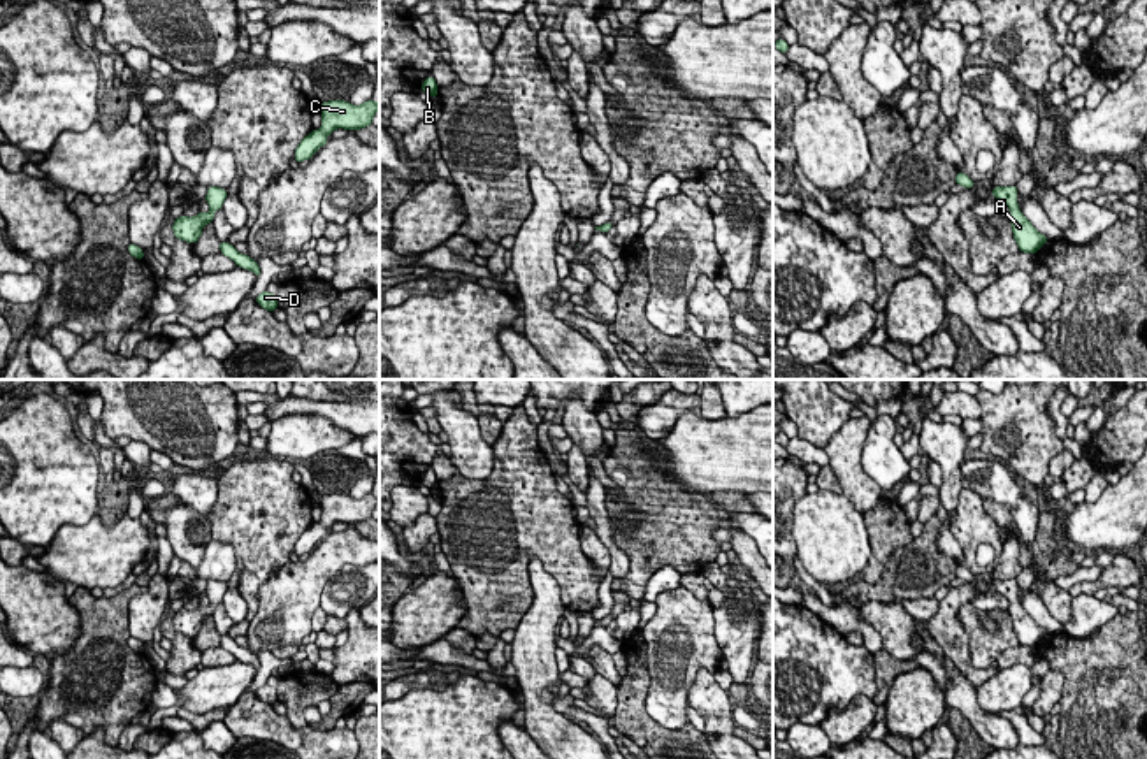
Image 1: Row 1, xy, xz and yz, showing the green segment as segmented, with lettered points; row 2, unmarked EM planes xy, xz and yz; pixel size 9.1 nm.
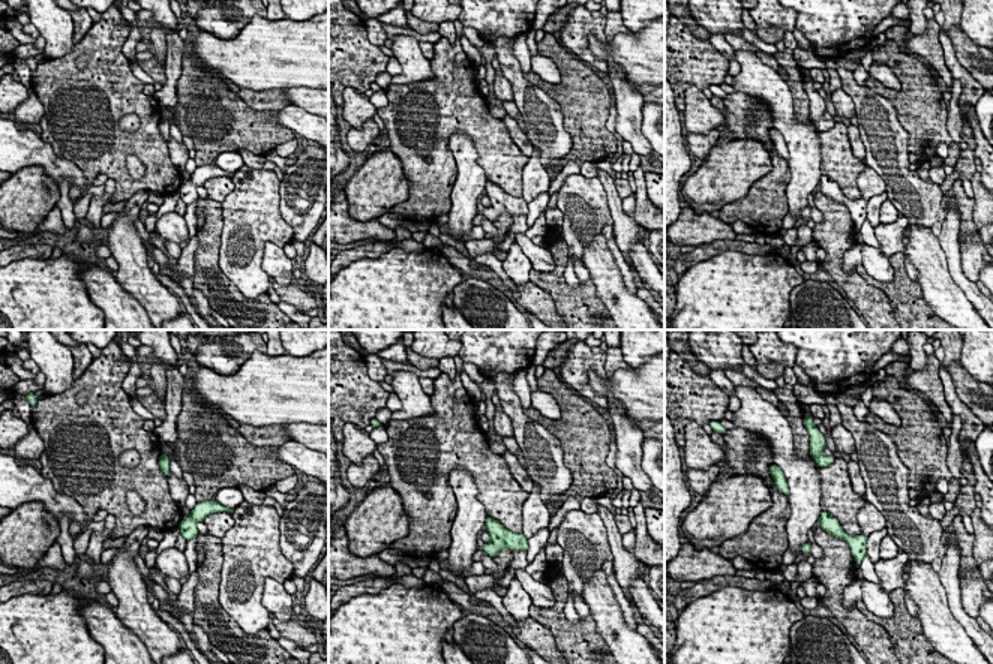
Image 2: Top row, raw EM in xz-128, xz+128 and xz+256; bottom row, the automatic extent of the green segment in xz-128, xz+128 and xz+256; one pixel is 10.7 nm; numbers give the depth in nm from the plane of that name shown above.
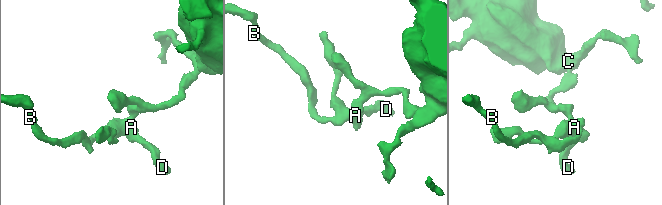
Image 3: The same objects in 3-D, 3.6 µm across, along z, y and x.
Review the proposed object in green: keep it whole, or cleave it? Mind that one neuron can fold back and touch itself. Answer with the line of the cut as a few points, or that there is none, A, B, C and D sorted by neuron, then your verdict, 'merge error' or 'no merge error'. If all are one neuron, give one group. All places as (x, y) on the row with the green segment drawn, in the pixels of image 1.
no cut; A B C D; no merge error

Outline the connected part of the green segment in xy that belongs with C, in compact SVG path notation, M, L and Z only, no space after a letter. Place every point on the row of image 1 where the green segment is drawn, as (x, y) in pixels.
M372 98L364 102L362 105L351 105L348 100L321 102L321 128L313 130L300 141L293 158L299 163L304 160L311 160L313 155L328 142L327 135L332 134L335 128L344 128L350 132L372 125L372 118L378 109L379 104L376 104Z

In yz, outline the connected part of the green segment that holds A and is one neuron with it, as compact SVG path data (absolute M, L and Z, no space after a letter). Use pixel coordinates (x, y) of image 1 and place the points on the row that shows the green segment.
M994 186L992 197L1003 200L1010 207L1008 220L1012 223L1014 239L1019 251L1035 253L1049 241L1031 221L1021 213L1017 204L1017 186Z

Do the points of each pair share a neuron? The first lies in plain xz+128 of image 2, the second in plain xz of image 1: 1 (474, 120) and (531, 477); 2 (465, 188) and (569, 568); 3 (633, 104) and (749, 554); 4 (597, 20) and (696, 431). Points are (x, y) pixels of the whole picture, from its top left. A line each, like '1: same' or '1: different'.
1: same
2: different
3: same
4: different

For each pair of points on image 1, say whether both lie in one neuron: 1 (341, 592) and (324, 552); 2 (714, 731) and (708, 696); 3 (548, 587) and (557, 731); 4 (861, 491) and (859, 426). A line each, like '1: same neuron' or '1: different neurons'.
1: different neurons
2: same neuron
3: same neuron
4: same neuron

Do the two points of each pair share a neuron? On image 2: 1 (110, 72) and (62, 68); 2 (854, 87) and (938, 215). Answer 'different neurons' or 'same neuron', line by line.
1: same neuron
2: same neuron

